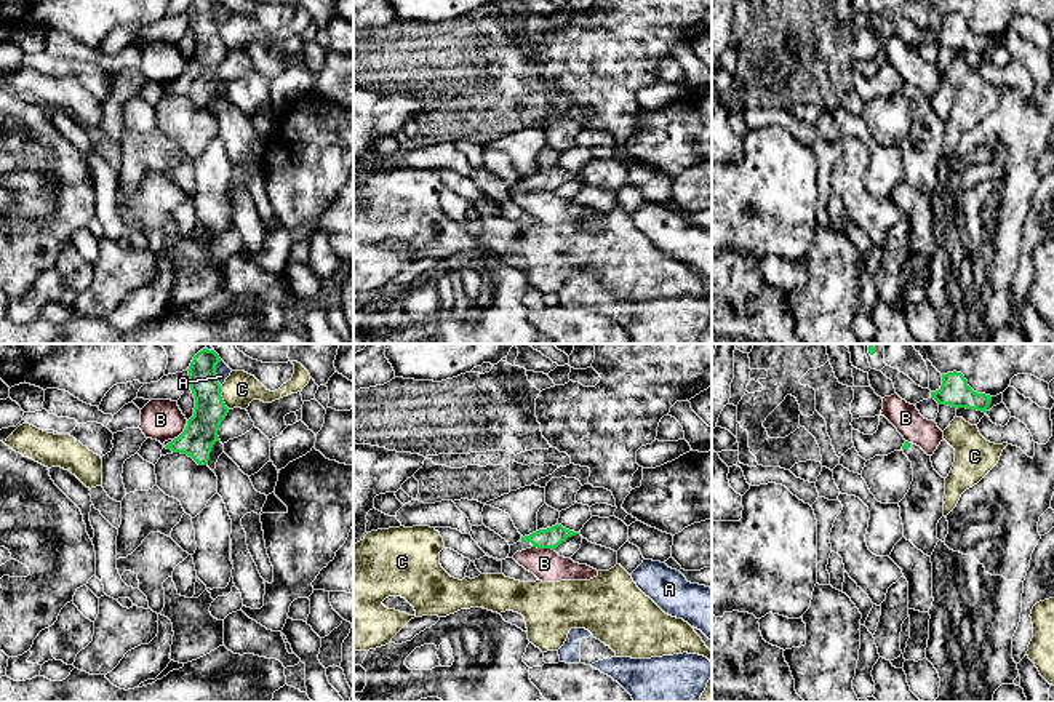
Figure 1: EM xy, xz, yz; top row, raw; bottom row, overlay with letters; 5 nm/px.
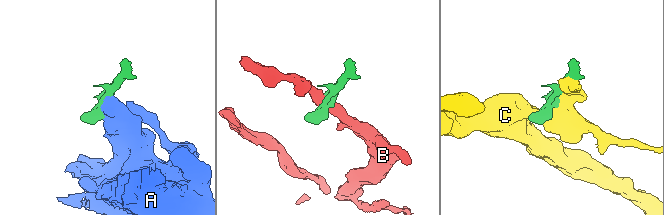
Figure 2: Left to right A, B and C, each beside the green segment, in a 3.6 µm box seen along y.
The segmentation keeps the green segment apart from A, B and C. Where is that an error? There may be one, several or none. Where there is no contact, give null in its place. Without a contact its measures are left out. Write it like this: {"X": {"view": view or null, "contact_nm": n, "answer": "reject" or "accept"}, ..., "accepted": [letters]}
{"A": {"view": "xy", "contact_nm": 130, "answer": "reject"}, "B": {"view": "xz", "contact_nm": 110, "answer": "reject"}, "C": {"view": "xy", "contact_nm": 130, "answer": "reject"}, "accepted": []}

